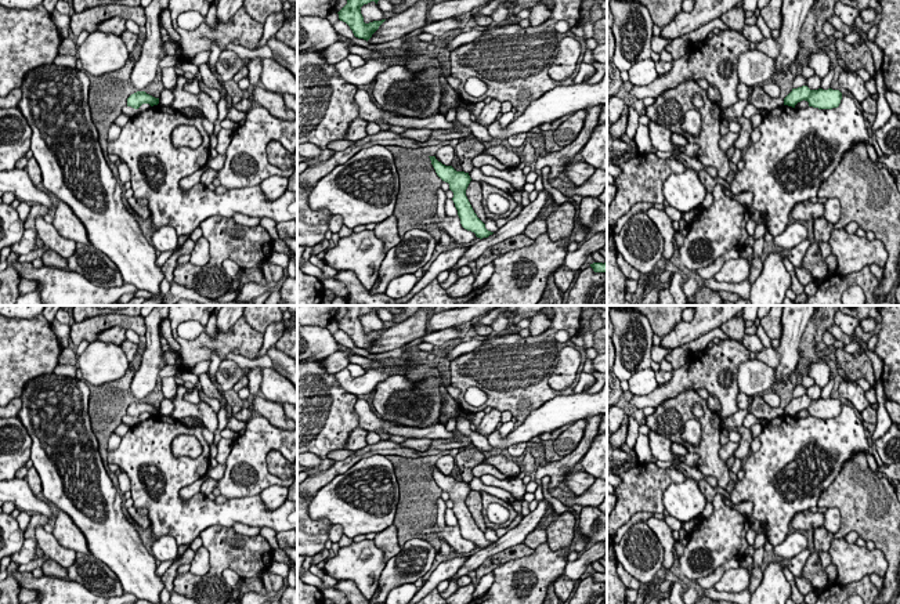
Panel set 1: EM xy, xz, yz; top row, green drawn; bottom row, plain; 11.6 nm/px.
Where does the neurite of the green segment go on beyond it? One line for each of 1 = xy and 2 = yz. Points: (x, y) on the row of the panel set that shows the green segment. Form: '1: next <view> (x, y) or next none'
1: next none
2: next none

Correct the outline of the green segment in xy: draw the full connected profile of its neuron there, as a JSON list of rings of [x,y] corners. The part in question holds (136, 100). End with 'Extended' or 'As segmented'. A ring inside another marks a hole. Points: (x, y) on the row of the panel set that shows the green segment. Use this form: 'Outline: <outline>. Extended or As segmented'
Outline: [[[137,91],[127,98],[127,106],[138,109],[142,104],[149,104],[151,106],[159,104],[159,98],[155,98],[145,91]]]. As segmented

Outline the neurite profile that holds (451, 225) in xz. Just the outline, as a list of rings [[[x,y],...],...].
[[[437,216],[433,217],[434,225],[440,231],[445,231],[456,243],[471,243],[477,238],[474,232],[462,227],[459,216],[445,216],[442,220]]]

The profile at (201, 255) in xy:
[[[200,236],[195,242],[194,250],[189,253],[191,264],[206,265],[210,261],[210,245],[206,238]]]

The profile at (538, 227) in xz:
[[[539,216],[532,223],[529,223],[524,231],[524,235],[535,240],[538,236],[547,232],[546,218]]]

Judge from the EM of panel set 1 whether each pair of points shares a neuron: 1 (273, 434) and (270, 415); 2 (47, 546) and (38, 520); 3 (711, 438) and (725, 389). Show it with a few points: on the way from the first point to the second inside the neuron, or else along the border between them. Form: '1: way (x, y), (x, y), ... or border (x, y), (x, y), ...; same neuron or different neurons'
1: border (257, 413), (282, 430); different neurons
2: border (42, 525), (36, 528), (35, 538); different neurons
3: border (718, 413), (722, 418); different neurons

